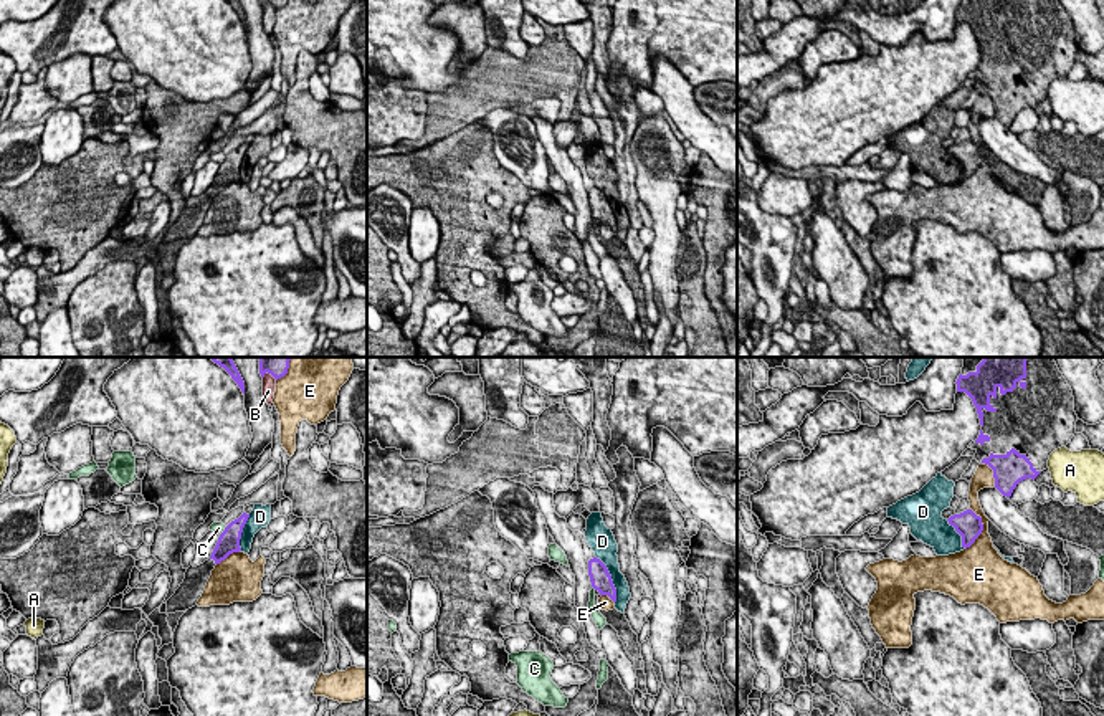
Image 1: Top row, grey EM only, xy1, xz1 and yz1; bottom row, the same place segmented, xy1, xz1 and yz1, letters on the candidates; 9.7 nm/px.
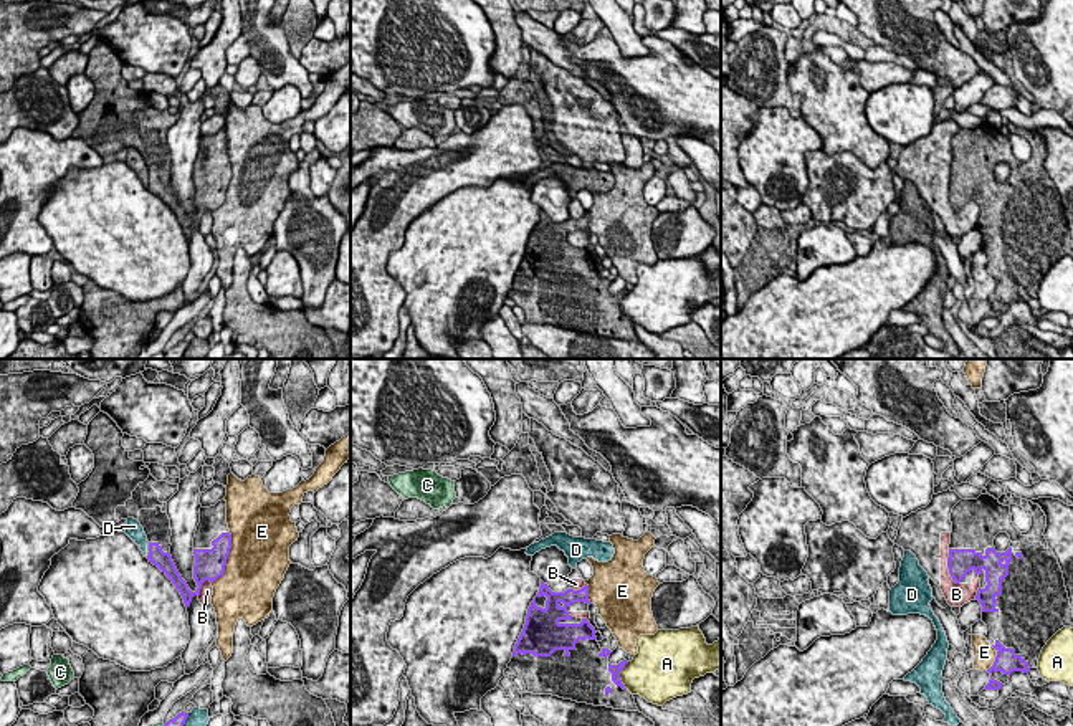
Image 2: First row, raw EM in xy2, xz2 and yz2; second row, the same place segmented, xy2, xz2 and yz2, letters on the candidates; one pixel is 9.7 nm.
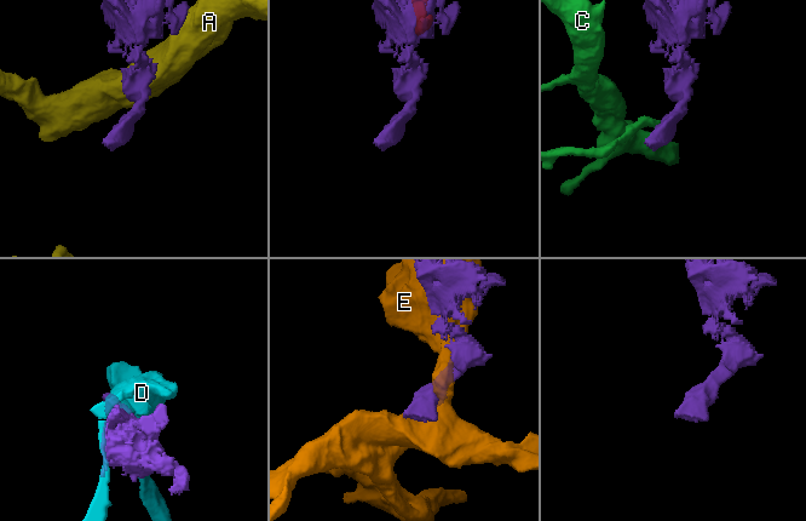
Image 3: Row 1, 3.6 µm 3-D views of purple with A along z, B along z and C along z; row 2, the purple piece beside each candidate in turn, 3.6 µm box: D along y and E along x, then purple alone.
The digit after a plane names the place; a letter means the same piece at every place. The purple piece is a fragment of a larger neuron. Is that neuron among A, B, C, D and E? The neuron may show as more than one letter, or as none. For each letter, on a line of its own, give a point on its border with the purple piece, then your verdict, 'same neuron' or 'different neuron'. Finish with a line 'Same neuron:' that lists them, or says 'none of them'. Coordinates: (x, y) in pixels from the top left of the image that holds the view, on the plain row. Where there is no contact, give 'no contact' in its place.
A: meets purple in xz2 at (619, 305); different neuron
B: meets purple in yz2 at (948, 197); different neuron
C: meets purple in xz1 at (594, 217); different neuron
D: meets purple in xz1 at (610, 209); different neuron
E: meets purple in xy2 at (227, 187); different neuron
Same neuron: none of them

